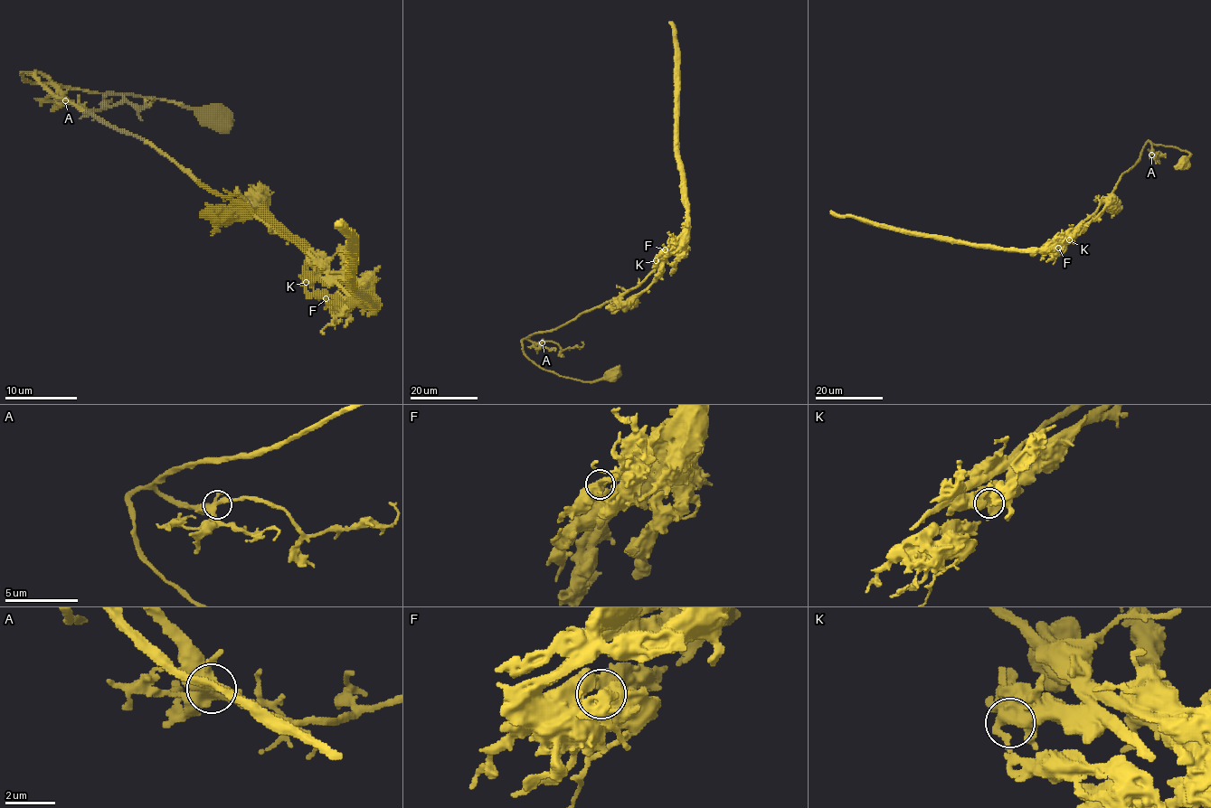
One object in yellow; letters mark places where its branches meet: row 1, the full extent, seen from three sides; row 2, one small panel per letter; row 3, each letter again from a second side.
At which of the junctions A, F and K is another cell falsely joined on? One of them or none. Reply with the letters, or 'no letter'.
F

